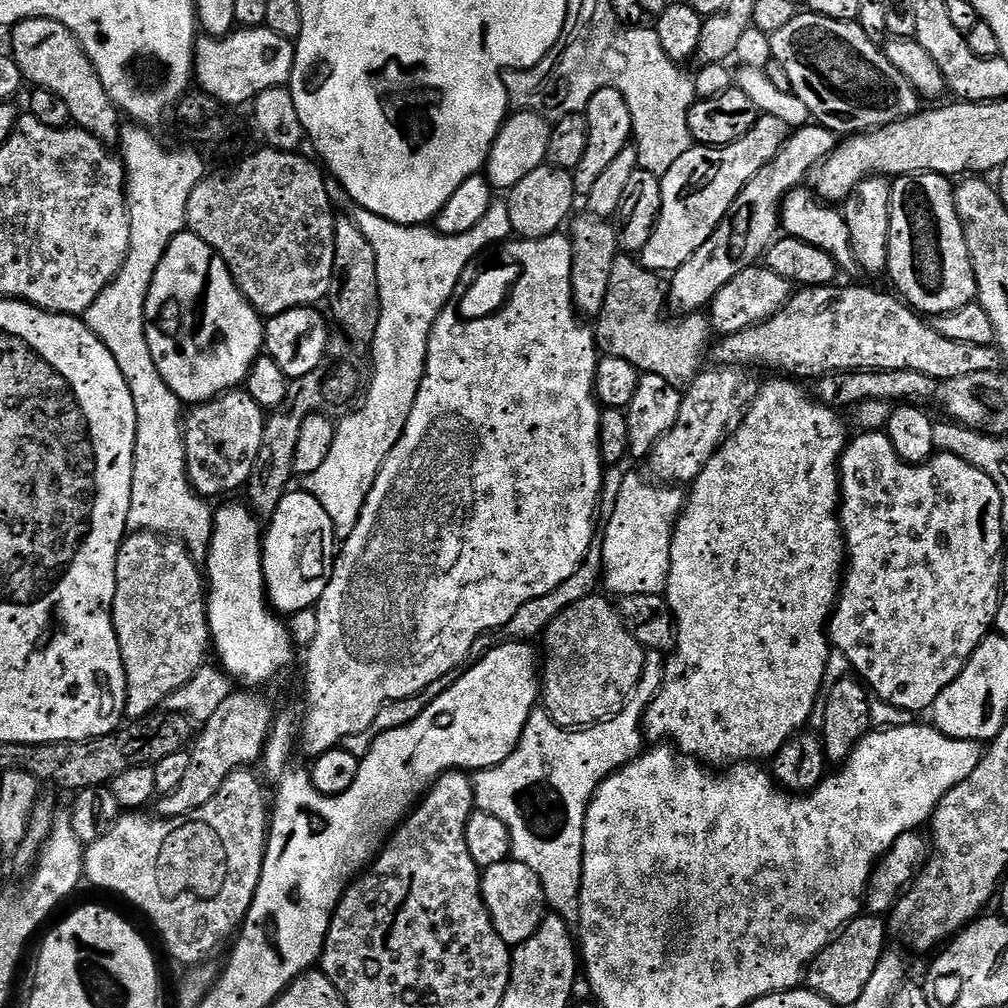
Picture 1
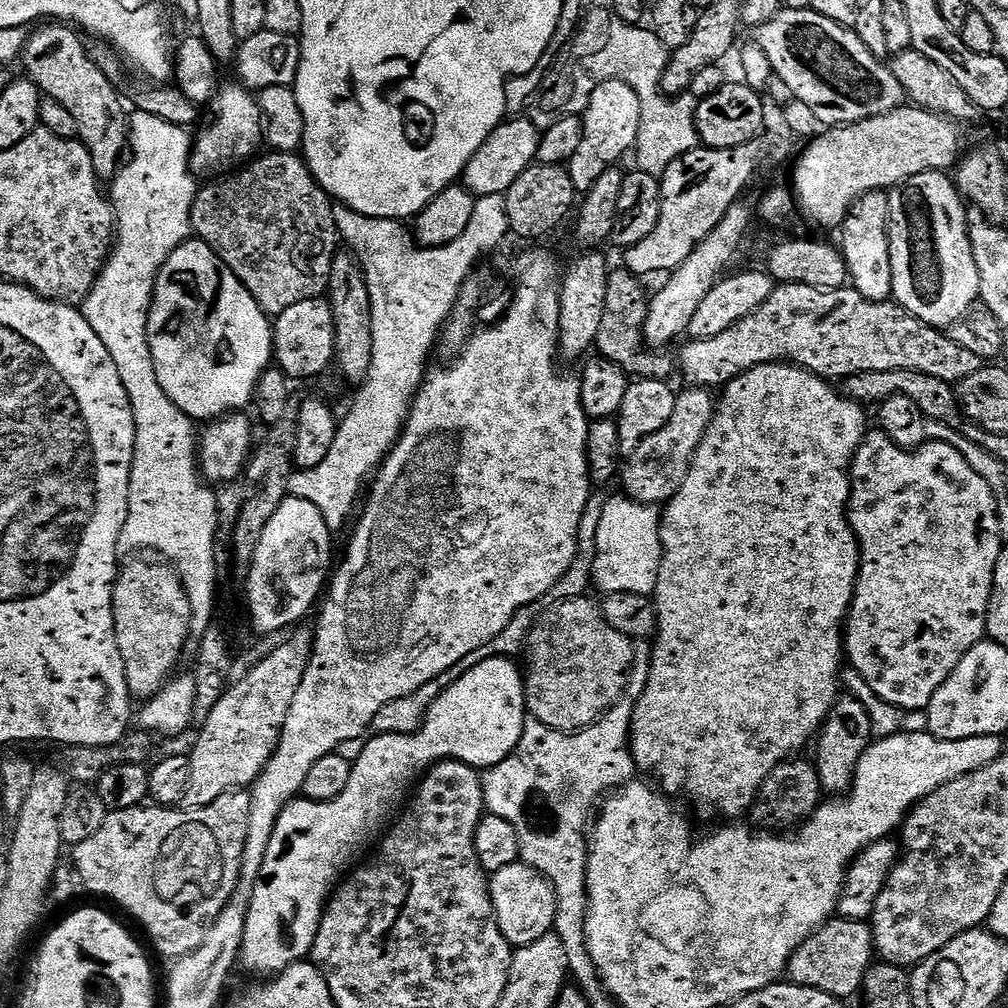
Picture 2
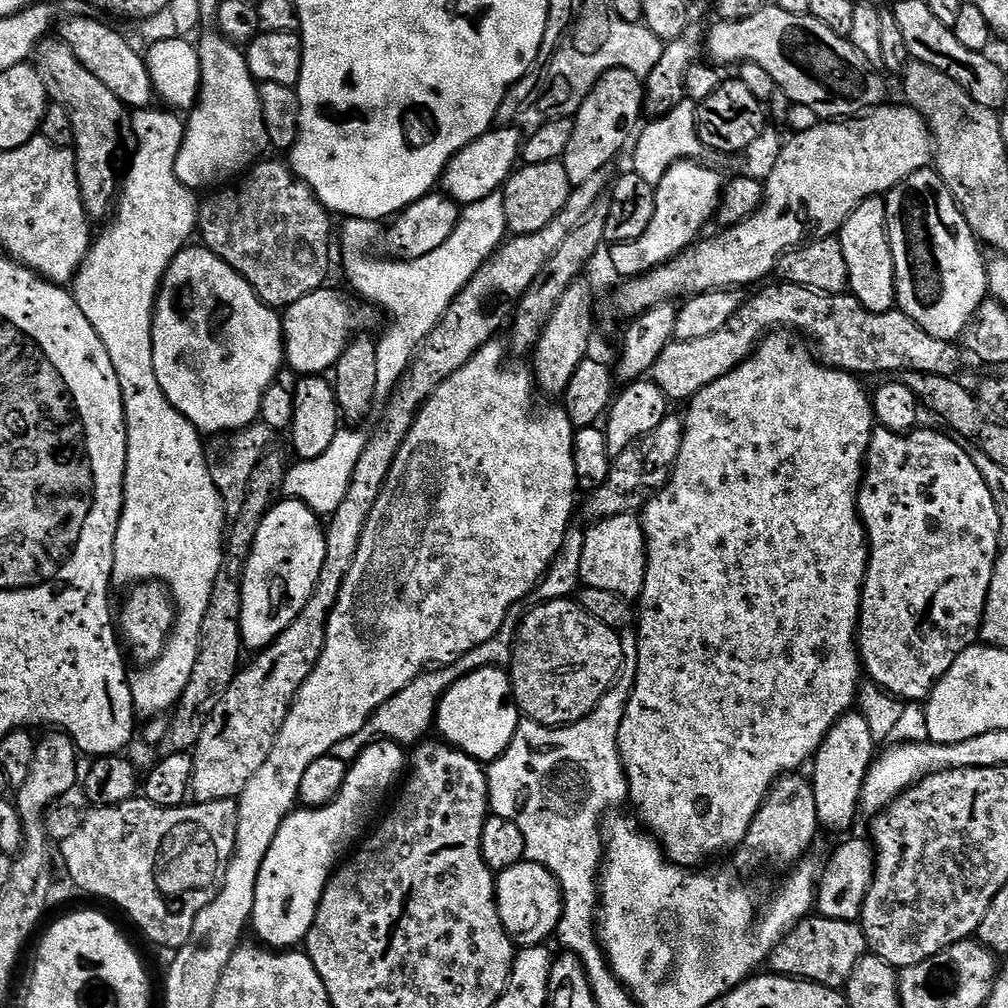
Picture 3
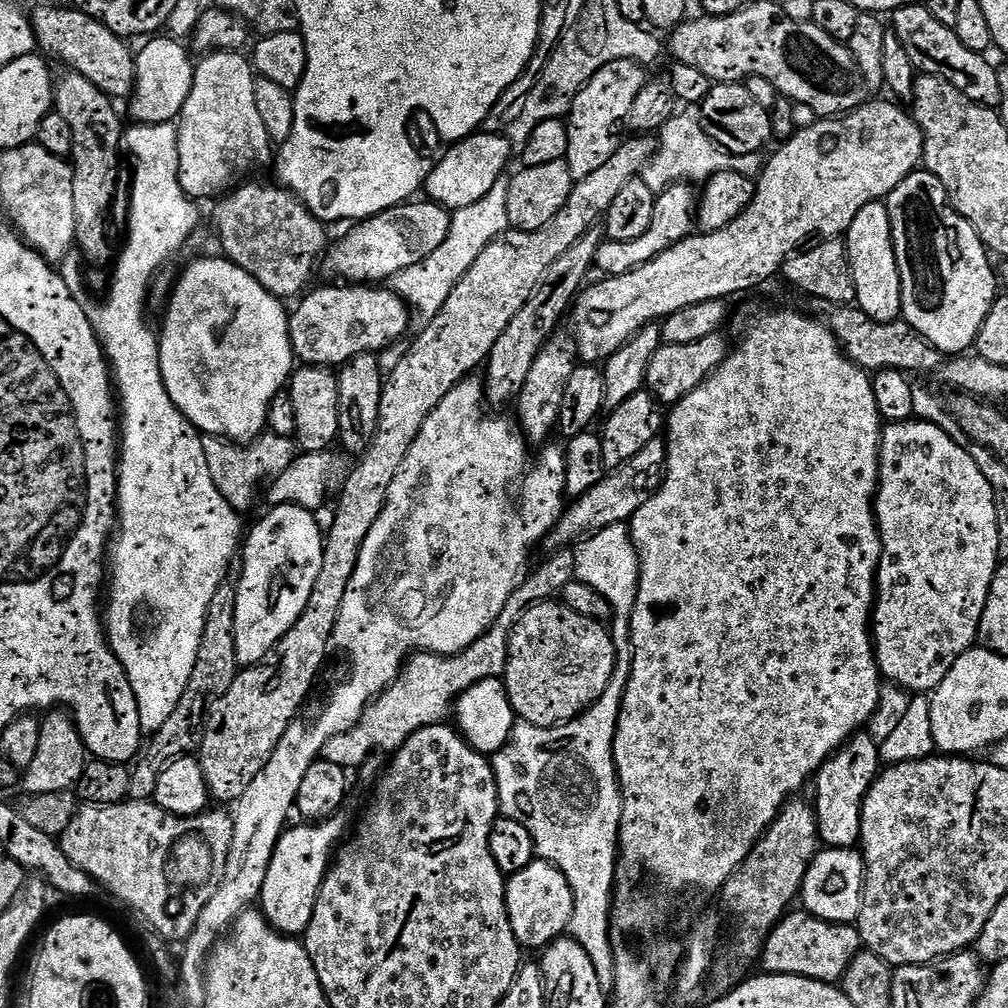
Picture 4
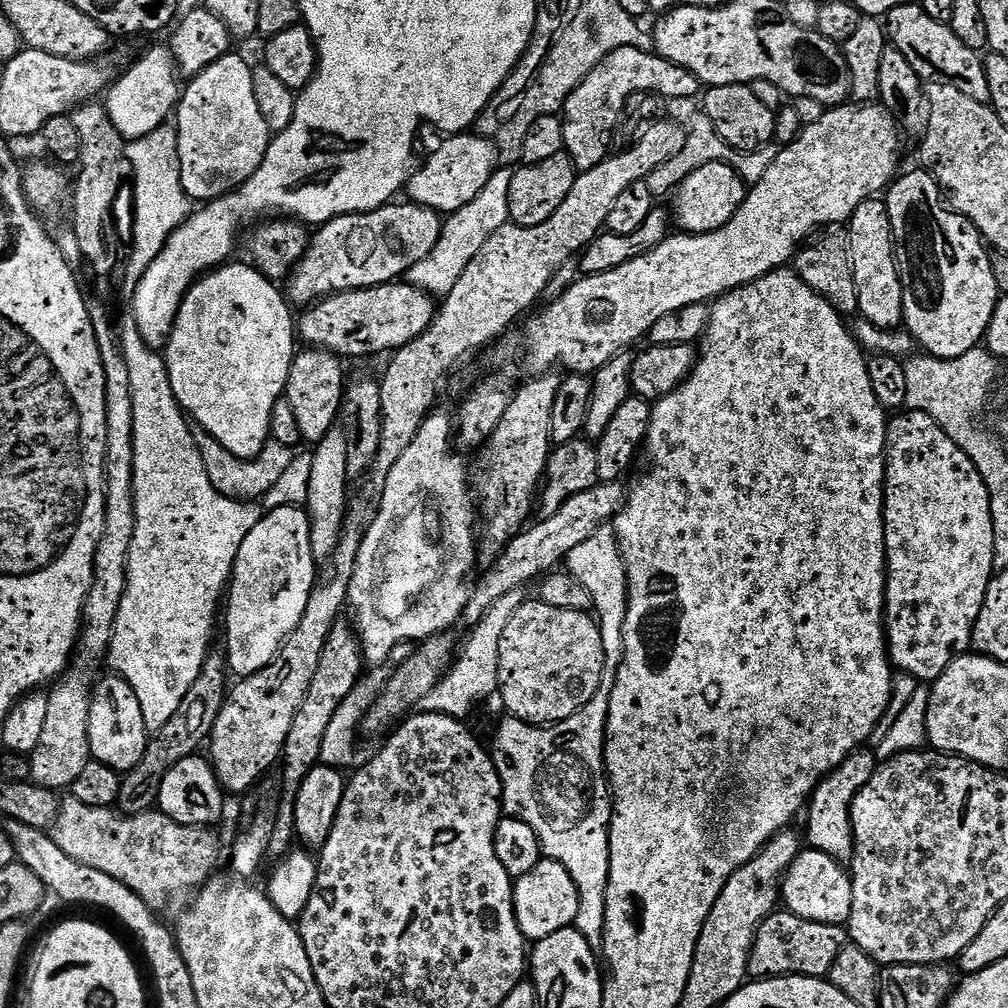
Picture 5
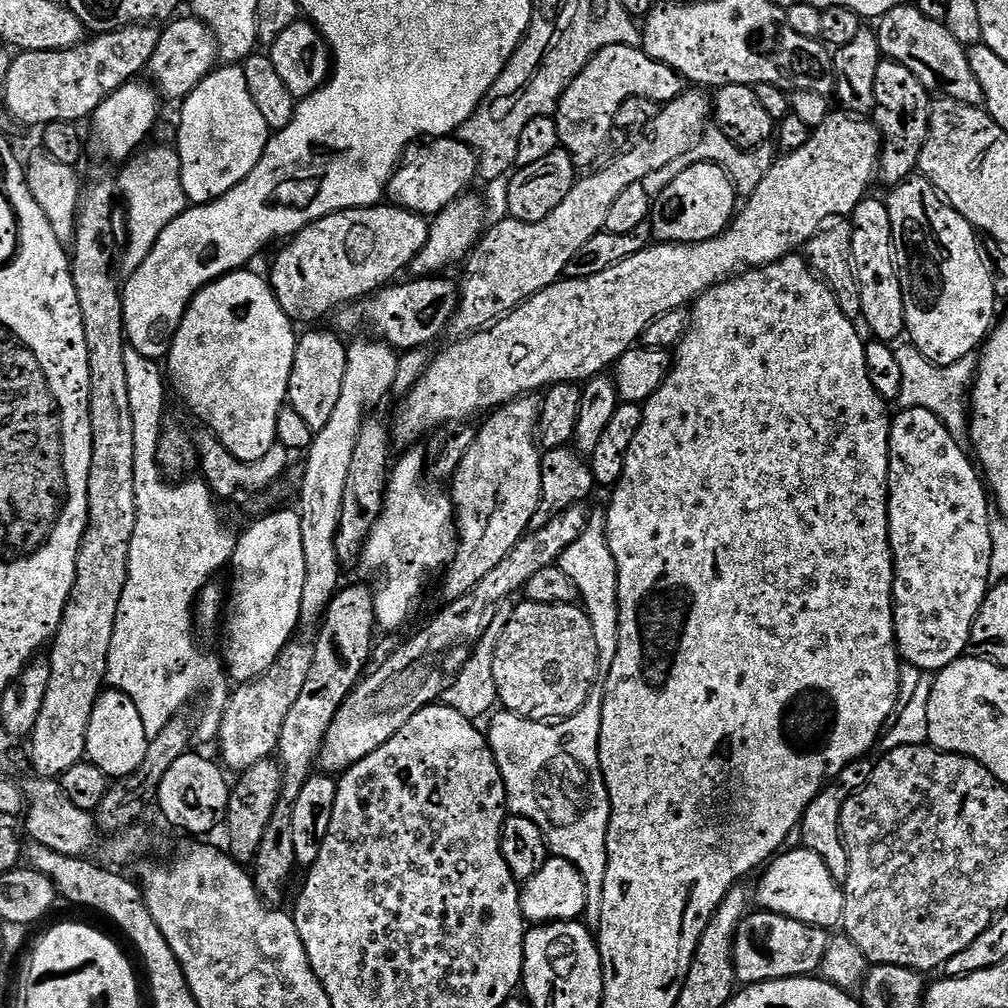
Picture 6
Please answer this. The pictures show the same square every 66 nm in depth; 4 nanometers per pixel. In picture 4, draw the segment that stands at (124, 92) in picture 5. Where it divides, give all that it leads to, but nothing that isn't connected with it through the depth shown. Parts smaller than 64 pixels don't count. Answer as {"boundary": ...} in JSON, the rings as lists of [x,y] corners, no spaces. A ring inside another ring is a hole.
{"boundary":[[[164,34],[149,39],[145,44],[148,45],[141,52],[135,53],[136,86],[130,97],[131,119],[137,124],[171,124],[186,106],[186,98],[192,89],[194,60],[188,57],[189,49],[184,49],[179,39]]]}

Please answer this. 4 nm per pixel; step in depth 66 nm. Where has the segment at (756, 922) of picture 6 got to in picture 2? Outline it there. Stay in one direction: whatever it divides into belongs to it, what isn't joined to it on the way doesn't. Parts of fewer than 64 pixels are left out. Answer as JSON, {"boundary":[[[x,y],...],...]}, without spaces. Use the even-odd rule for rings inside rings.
{"boundary":[[[833,918],[822,925],[817,932],[810,934],[798,950],[788,959],[787,979],[814,990],[822,990],[835,996],[837,1000],[847,1001],[864,987],[866,974],[872,969],[876,956],[876,943],[872,937],[871,923],[862,920]]]}

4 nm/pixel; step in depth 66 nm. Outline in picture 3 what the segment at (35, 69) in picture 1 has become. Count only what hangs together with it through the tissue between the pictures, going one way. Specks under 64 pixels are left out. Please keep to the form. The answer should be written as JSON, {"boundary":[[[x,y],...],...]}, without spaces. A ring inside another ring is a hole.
{"boundary":[[[45,38],[36,46],[34,53],[34,63],[42,82],[48,91],[48,98],[51,103],[62,106],[66,114],[70,114],[70,122],[74,122],[74,138],[76,139],[74,151],[76,154],[76,169],[78,170],[78,182],[80,193],[84,202],[84,209],[89,221],[109,219],[110,213],[114,208],[114,201],[118,196],[118,176],[116,180],[116,151],[120,148],[120,127],[126,124],[126,109],[78,58],[74,58],[74,50],[66,46],[66,42],[59,38]]]}

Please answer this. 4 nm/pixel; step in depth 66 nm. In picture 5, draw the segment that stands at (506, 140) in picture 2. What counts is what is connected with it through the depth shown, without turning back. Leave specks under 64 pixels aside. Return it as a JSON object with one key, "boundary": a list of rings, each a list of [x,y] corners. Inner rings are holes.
{"boundary":[[[479,134],[449,135],[429,154],[428,161],[409,175],[407,199],[422,208],[433,208],[441,214],[457,212],[462,210],[462,206],[474,202],[478,194],[482,194],[482,186],[490,182],[497,167],[498,157],[491,140]]]}

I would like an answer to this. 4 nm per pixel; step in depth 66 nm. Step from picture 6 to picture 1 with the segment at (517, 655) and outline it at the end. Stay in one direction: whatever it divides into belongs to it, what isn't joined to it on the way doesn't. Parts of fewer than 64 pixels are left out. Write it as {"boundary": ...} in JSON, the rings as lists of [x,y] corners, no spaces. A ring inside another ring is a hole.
{"boundary":[[[593,594],[582,598],[582,602],[574,602],[574,606],[566,606],[566,610],[562,610],[548,623],[542,633],[544,652],[542,648],[539,699],[543,711],[559,728],[586,728],[610,716],[617,716],[624,708],[624,703],[631,698],[642,676],[646,649],[626,630],[617,605],[607,595],[600,595]]]}

